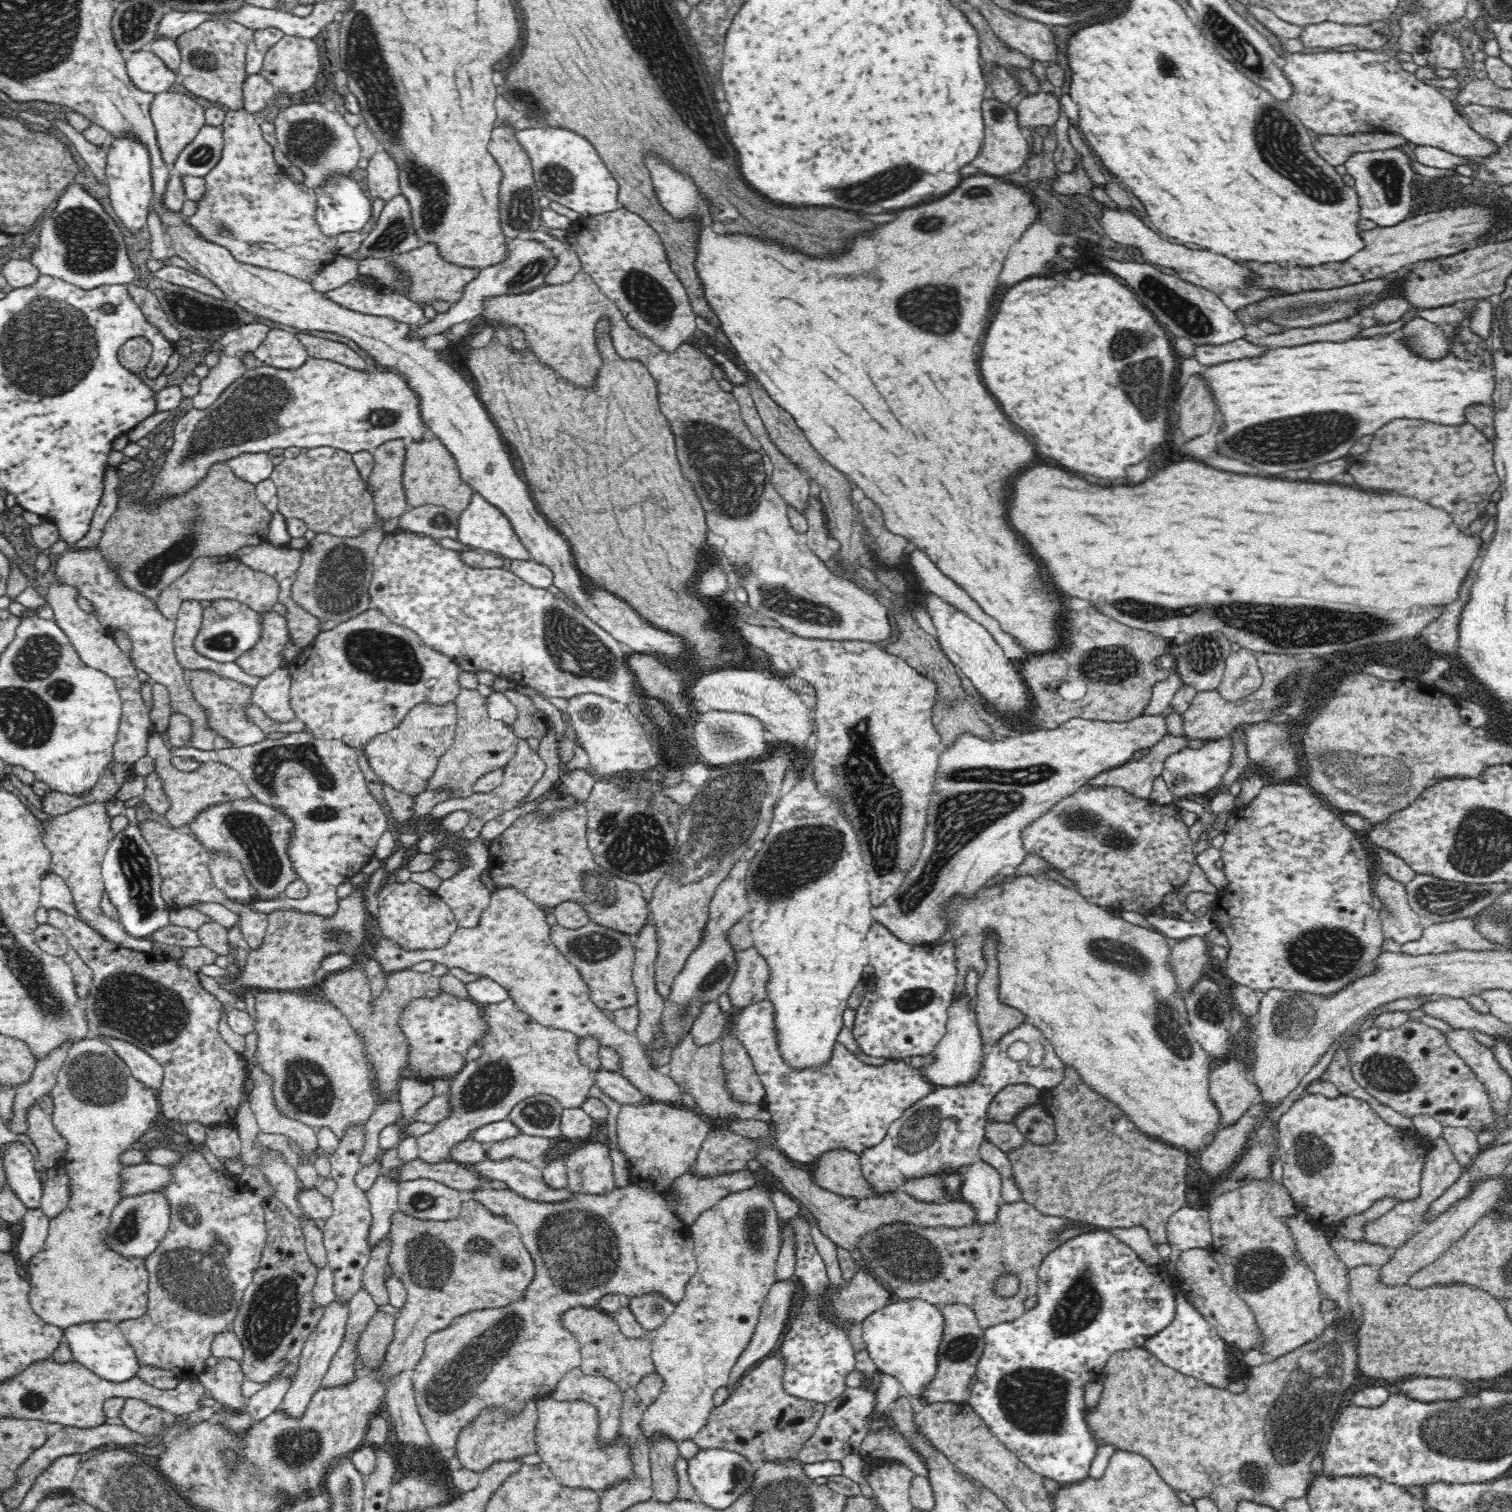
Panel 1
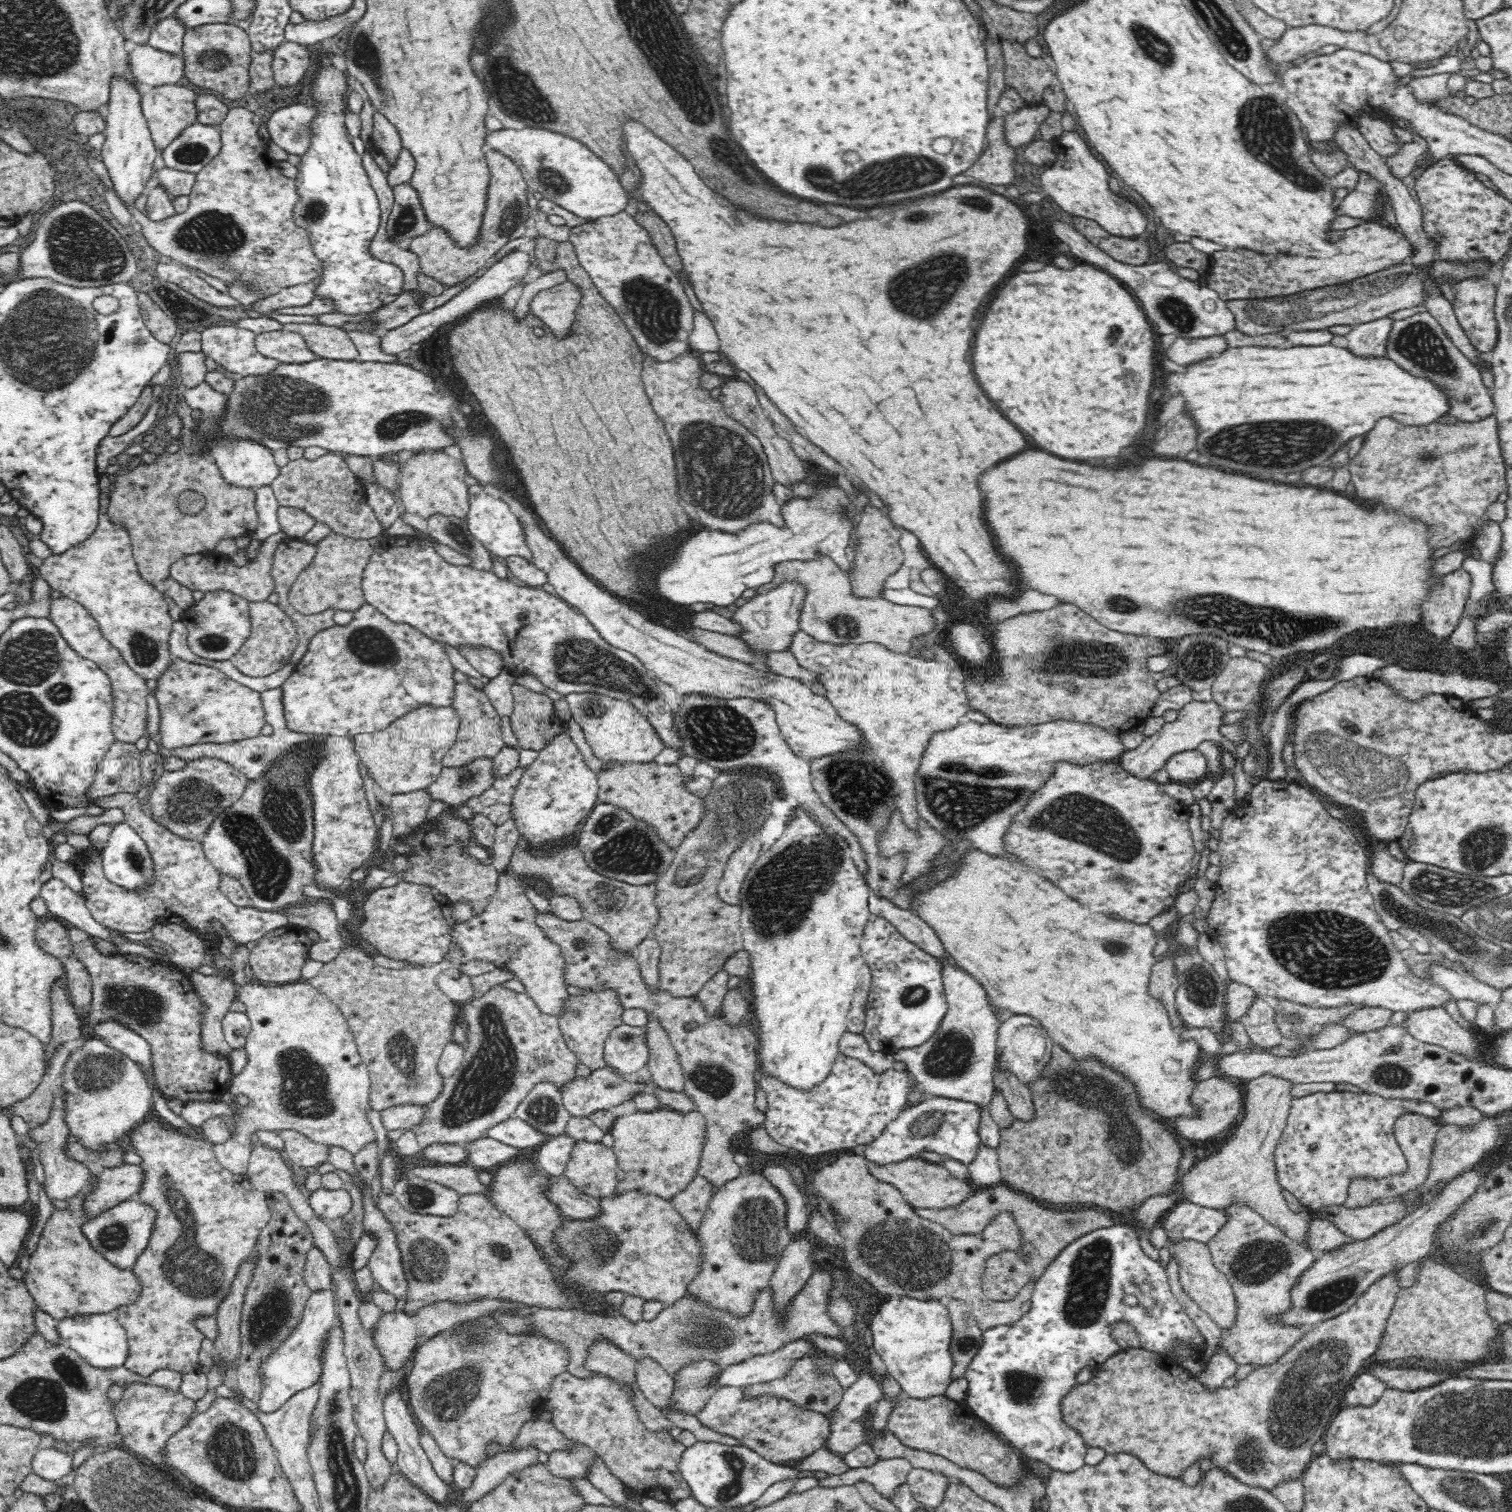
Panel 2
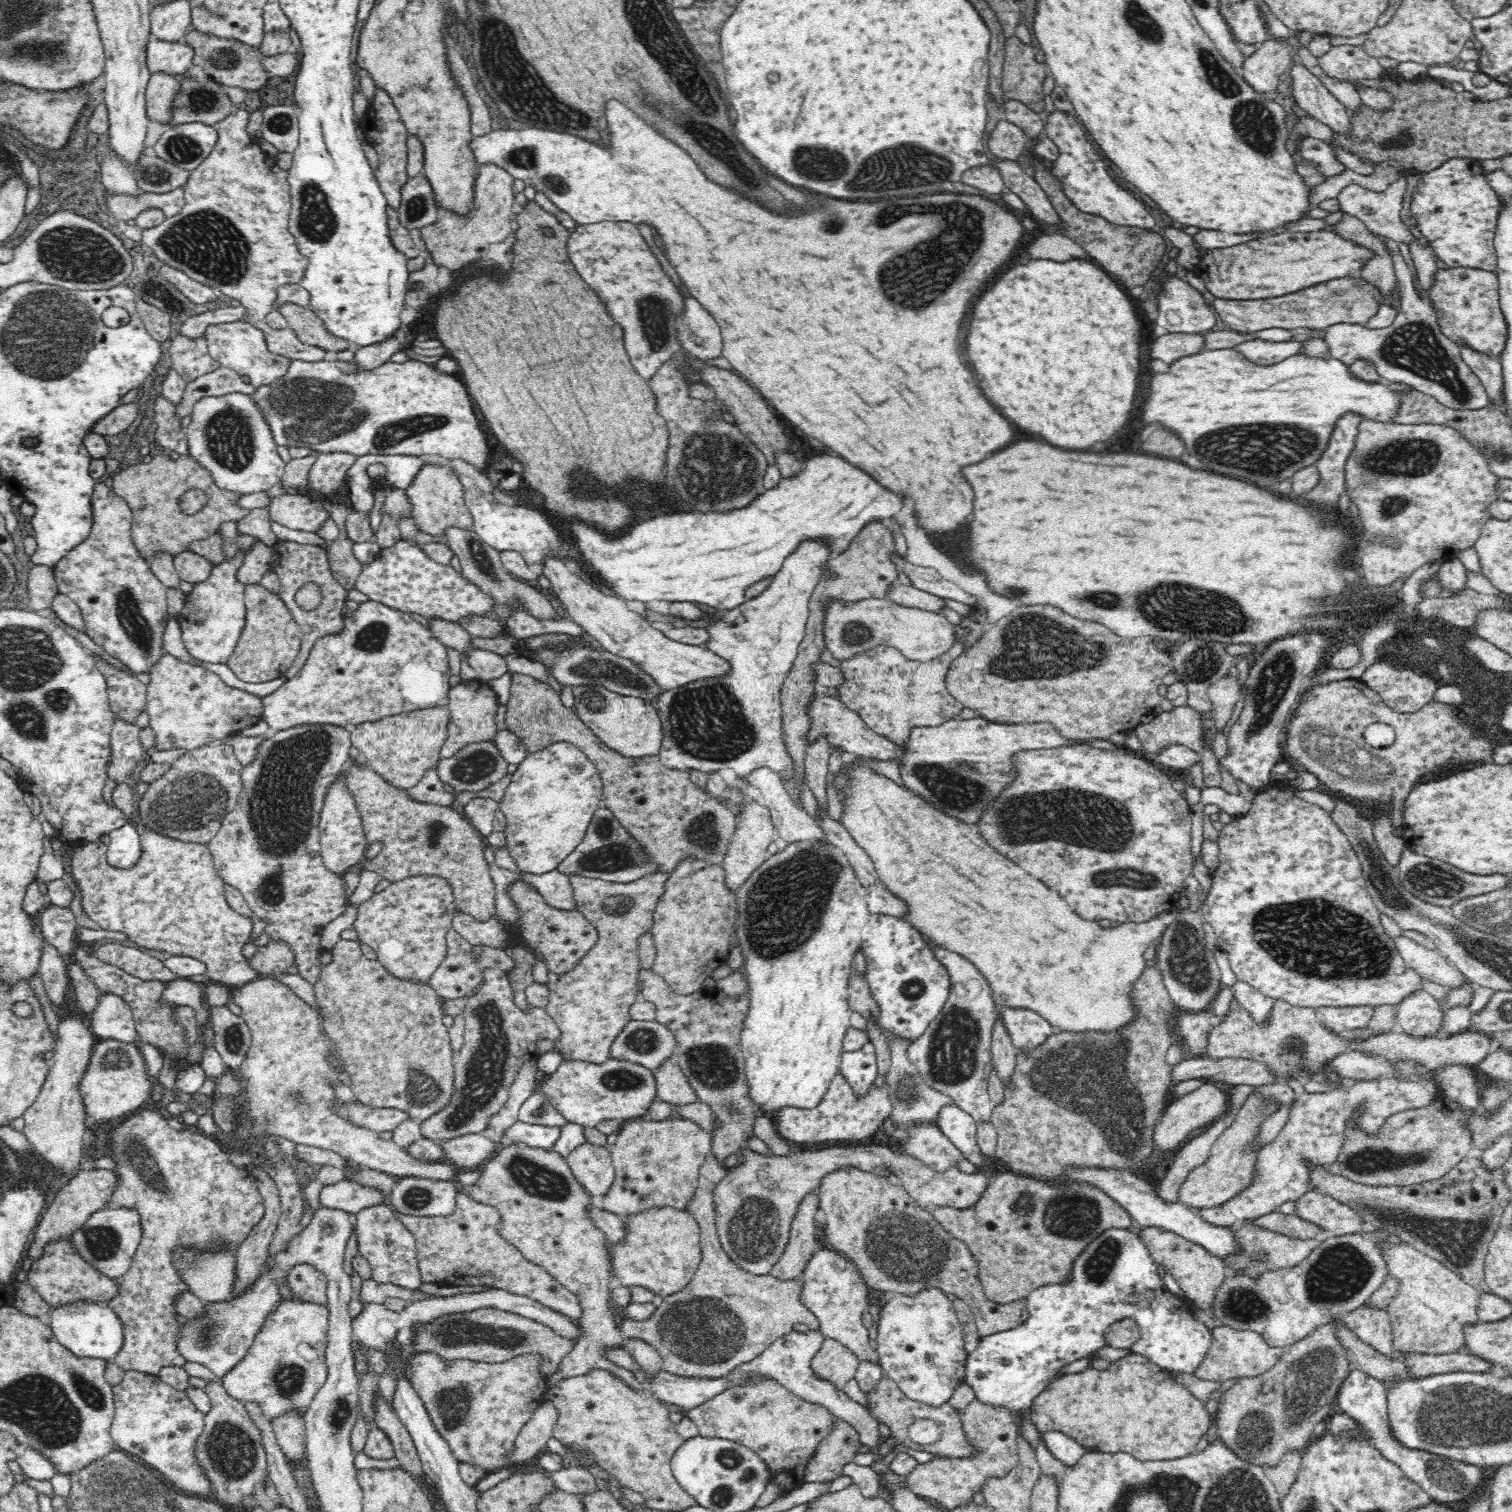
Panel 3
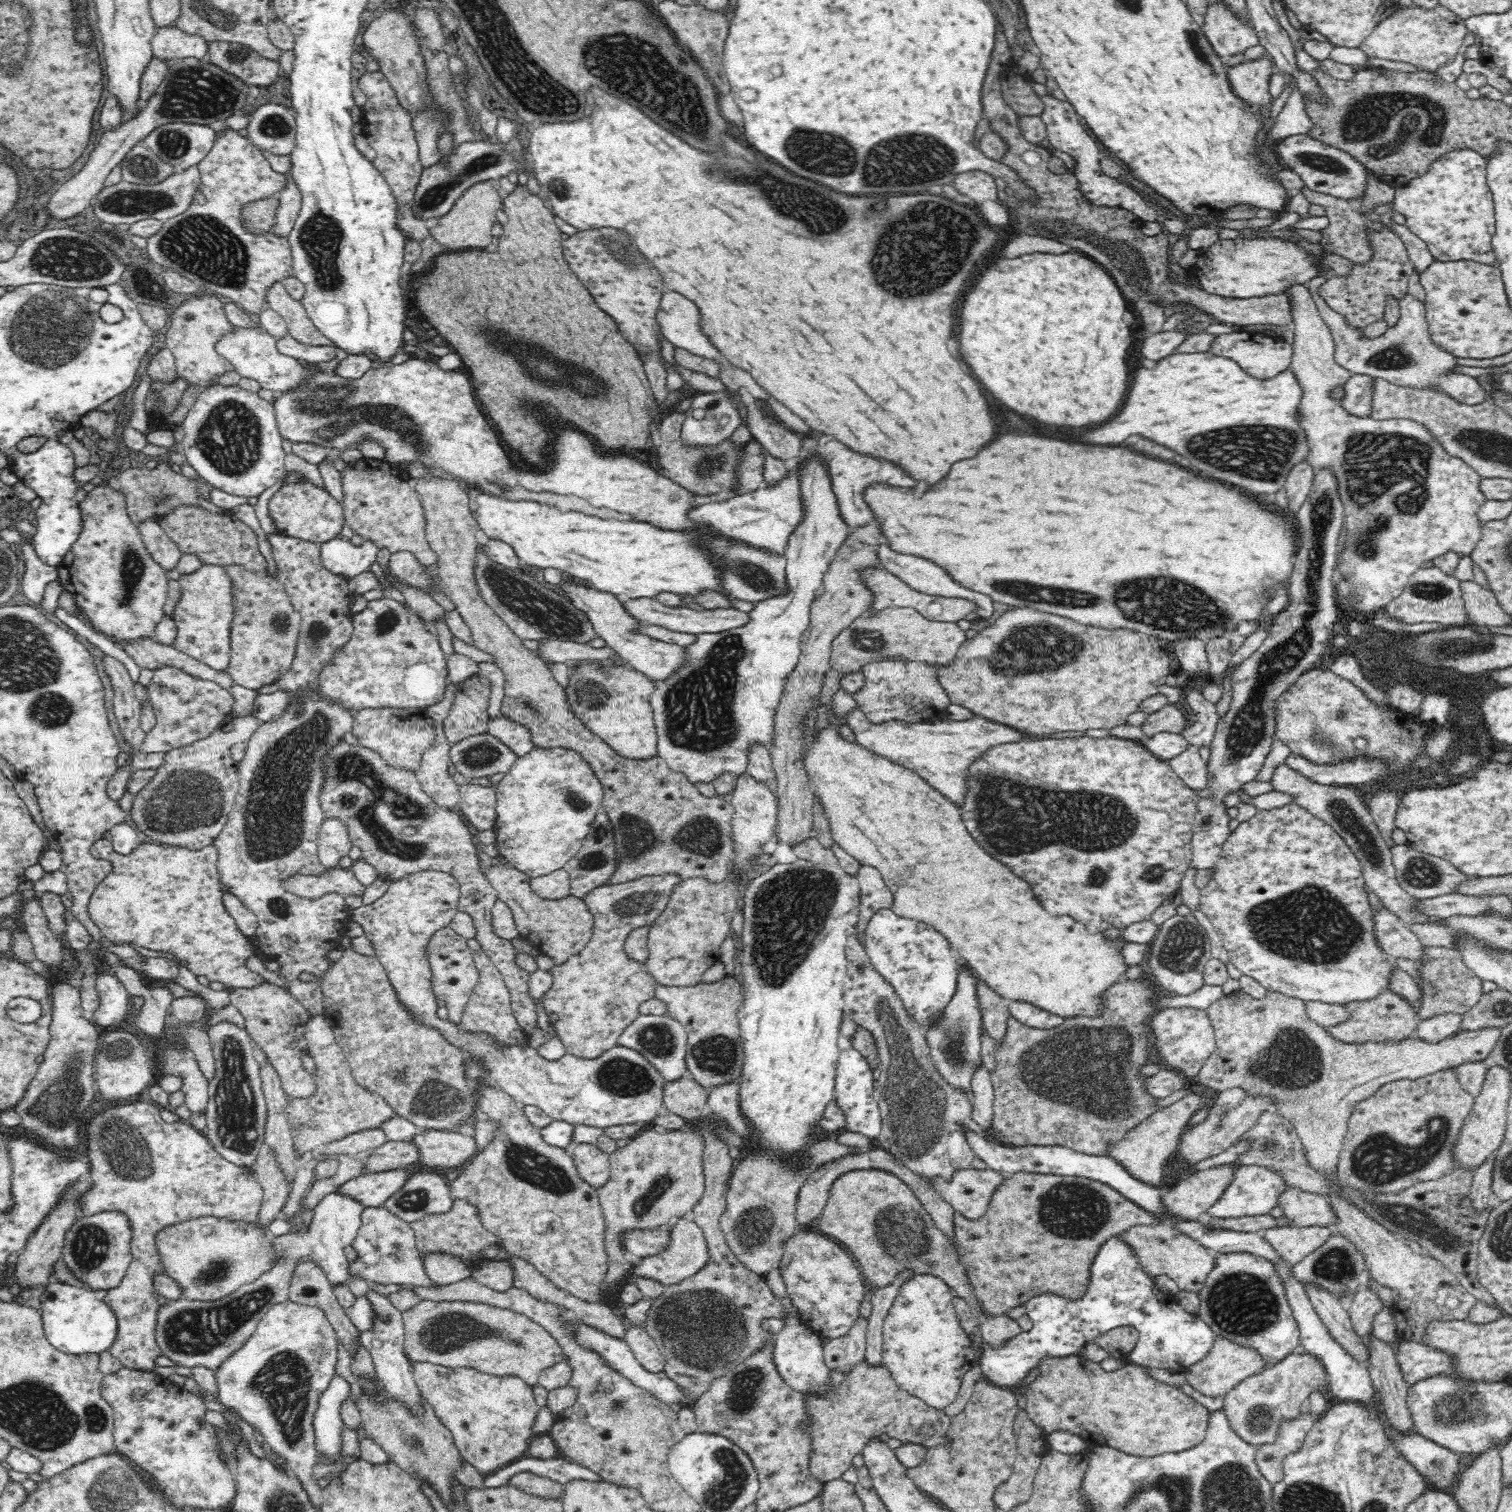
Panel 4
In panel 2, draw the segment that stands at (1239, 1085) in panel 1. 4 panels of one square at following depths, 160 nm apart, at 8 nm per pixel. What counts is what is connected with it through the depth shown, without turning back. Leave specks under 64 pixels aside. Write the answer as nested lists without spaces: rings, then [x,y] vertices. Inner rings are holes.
[[[1218,1075],[1197,1083],[1190,1094],[1190,1103],[1194,1107],[1194,1114],[1192,1116],[1180,1114],[1178,1118],[1174,1118],[1175,1124],[1172,1128],[1174,1127],[1176,1133],[1184,1138],[1208,1140],[1213,1136],[1218,1136],[1220,1132],[1228,1130],[1238,1120],[1242,1104],[1244,1104],[1244,1096],[1240,1092],[1240,1087],[1230,1083],[1226,1077]]]

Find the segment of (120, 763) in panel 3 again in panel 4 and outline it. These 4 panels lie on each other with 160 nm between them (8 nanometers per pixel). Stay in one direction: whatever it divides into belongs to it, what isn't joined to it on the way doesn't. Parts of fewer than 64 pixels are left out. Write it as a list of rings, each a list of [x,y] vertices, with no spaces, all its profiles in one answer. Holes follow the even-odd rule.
[[[105,654],[101,662],[114,691],[113,710],[120,734],[130,748],[137,749],[142,745],[145,732],[140,728],[141,703],[134,693],[134,683],[127,668],[117,658]]]

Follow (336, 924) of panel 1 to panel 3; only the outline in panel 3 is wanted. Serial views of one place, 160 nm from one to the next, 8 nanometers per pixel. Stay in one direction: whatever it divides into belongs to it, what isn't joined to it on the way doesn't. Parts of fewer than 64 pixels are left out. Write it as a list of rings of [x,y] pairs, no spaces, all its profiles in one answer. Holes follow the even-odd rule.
[[[269,941],[264,946],[258,946],[254,955],[249,958],[250,966],[264,974],[280,974],[280,972],[286,972],[288,966],[294,965],[292,960],[292,949],[284,943],[284,941]]]

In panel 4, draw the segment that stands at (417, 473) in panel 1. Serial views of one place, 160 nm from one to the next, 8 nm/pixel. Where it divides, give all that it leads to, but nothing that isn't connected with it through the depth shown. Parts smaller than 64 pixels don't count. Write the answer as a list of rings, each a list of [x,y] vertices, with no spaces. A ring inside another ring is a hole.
[[[433,476],[430,480],[420,479],[418,482],[415,482],[415,489],[418,493],[419,499],[423,504],[424,514],[425,514],[425,531],[426,538],[429,542],[430,549],[436,554],[436,578],[440,581],[440,588],[443,590],[448,598],[454,603],[455,610],[457,610],[471,631],[471,637],[473,638],[473,644],[478,647],[480,650],[492,655],[492,662],[502,670],[504,673],[504,698],[501,704],[501,714],[508,717],[514,722],[519,722],[522,726],[525,726],[530,730],[532,735],[532,742],[536,747],[540,749],[552,749],[552,748],[566,748],[567,750],[574,750],[577,754],[581,755],[581,758],[592,768],[592,771],[595,773],[597,780],[603,785],[603,801],[602,801],[602,811],[607,814],[607,818],[610,820],[610,823],[613,825],[614,830],[614,847],[616,847],[616,868],[614,872],[608,876],[609,880],[605,881],[605,884],[602,886],[616,886],[632,881],[636,881],[639,878],[645,876],[658,876],[663,874],[678,874],[681,876],[683,881],[688,880],[689,878],[703,878],[707,882],[712,882],[713,884],[720,884],[720,882],[728,881],[732,877],[731,866],[733,862],[734,852],[735,852],[735,842],[733,841],[733,831],[732,831],[732,820],[734,815],[734,808],[730,802],[730,798],[726,797],[714,797],[707,798],[700,794],[696,789],[696,786],[689,782],[684,774],[680,774],[671,770],[666,762],[660,757],[648,758],[646,760],[633,760],[628,758],[620,757],[609,745],[607,742],[604,742],[600,737],[597,737],[596,734],[590,732],[584,723],[579,721],[572,711],[570,710],[570,705],[568,705],[567,694],[562,687],[555,679],[548,666],[546,661],[536,652],[528,649],[522,639],[488,606],[488,603],[484,600],[482,593],[480,592],[480,587],[476,582],[475,575],[475,566],[476,566],[476,555],[478,554],[477,548],[479,547],[478,542],[476,541],[476,532],[478,532],[479,524],[472,514],[471,507],[469,506],[469,493],[467,490],[464,490],[458,481],[452,478],[446,478],[444,476]]]

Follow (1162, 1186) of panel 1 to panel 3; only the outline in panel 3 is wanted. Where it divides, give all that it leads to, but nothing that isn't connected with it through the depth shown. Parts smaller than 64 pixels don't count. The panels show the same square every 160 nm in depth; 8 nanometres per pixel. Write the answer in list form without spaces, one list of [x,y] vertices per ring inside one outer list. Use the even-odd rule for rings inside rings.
[[[1146,967],[1142,974],[1132,982],[1130,990],[1130,1001],[1134,1007],[1134,1018],[1128,1025],[1118,1031],[1102,1033],[1100,1031],[1084,1031],[1082,1033],[1072,1033],[1070,1031],[1056,1030],[1042,1044],[1036,1048],[1019,1052],[1016,1056],[1016,1068],[1010,1076],[1010,1082],[1004,1084],[1004,1100],[1000,1104],[994,1105],[991,1114],[991,1123],[997,1130],[996,1158],[1002,1160],[1010,1171],[1020,1172],[1028,1176],[1043,1180],[1062,1181],[1064,1173],[1062,1168],[1077,1164],[1078,1166],[1103,1166],[1103,1168],[1128,1168],[1141,1174],[1141,1170],[1146,1170],[1144,1160],[1152,1154],[1154,1141],[1152,1141],[1152,1128],[1158,1122],[1160,1116],[1166,1108],[1166,1094],[1171,1090],[1170,1070],[1171,1066],[1166,1063],[1165,1055],[1168,1048],[1175,1043],[1172,1030],[1173,1020],[1179,1012],[1176,1005],[1170,998],[1168,989],[1162,982],[1162,973],[1158,967]]]

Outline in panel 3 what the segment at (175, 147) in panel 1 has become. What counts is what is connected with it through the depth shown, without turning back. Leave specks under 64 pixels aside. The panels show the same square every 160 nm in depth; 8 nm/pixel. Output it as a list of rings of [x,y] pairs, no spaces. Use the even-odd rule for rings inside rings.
[[[152,72],[145,92],[149,118],[166,125],[172,118],[172,98],[178,92],[175,75],[166,72]]]

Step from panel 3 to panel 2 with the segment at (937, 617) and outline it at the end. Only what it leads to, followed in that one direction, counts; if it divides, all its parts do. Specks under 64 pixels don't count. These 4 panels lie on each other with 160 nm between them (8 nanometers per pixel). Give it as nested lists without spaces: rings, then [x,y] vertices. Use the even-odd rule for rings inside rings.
[[[821,556],[811,561],[780,562],[775,566],[772,582],[757,587],[757,592],[770,590],[784,580],[796,580],[806,587],[807,595],[801,610],[800,628],[820,642],[832,645],[873,642],[908,655],[914,648],[914,642],[918,642],[937,627],[934,615],[926,608],[894,604],[883,596],[873,599],[852,595],[848,575],[830,557]]]

